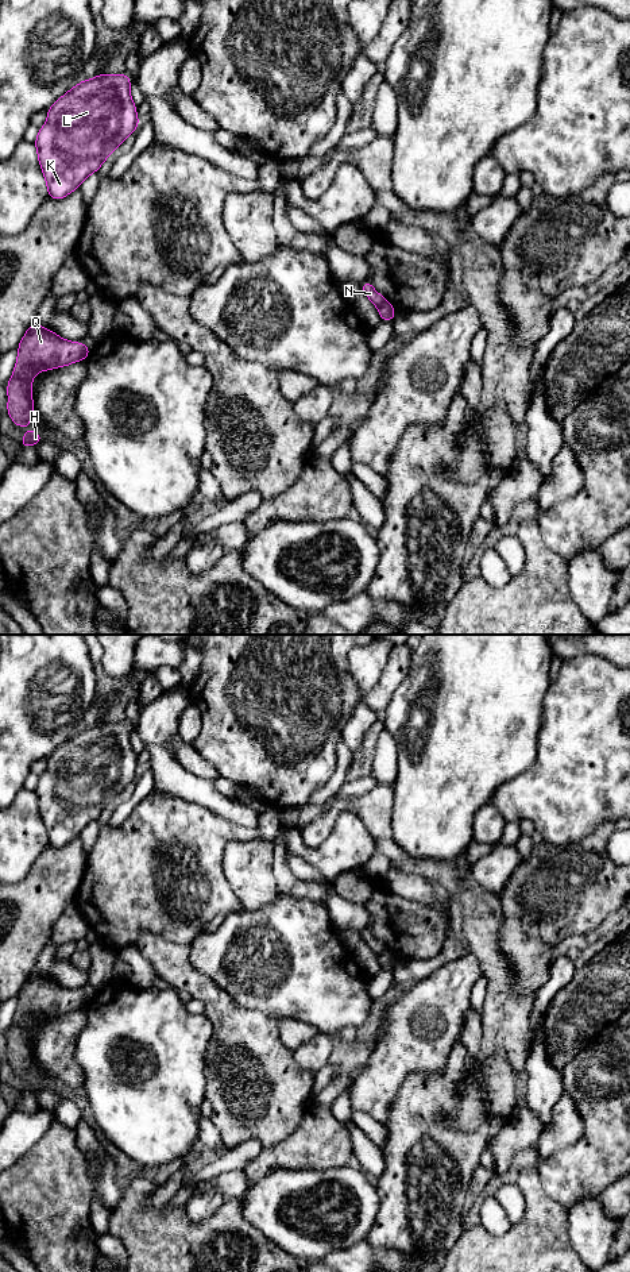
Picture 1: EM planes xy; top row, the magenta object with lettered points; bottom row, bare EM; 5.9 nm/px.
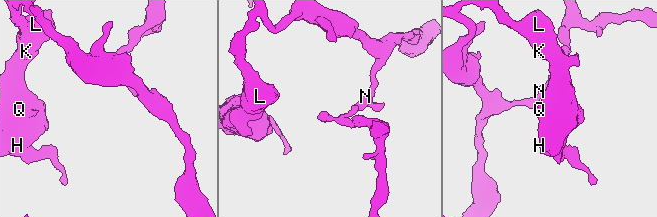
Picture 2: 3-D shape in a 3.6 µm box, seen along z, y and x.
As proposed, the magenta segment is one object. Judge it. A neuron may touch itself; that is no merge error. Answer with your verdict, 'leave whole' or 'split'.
split

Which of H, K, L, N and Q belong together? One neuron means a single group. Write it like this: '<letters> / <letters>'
H K L Q / N

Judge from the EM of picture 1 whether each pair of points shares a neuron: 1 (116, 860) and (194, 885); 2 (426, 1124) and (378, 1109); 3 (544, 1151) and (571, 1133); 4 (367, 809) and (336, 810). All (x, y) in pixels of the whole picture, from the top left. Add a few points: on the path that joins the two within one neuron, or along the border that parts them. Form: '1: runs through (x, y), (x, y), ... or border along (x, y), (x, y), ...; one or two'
1: runs through (135, 872), (162, 874), (176, 885); one
2: border along (404, 1083), (394, 1099), (389, 1120), (383, 1125); two
3: runs through (551, 1144), (564, 1133); one
4: runs through (359, 805), (344, 805); one

